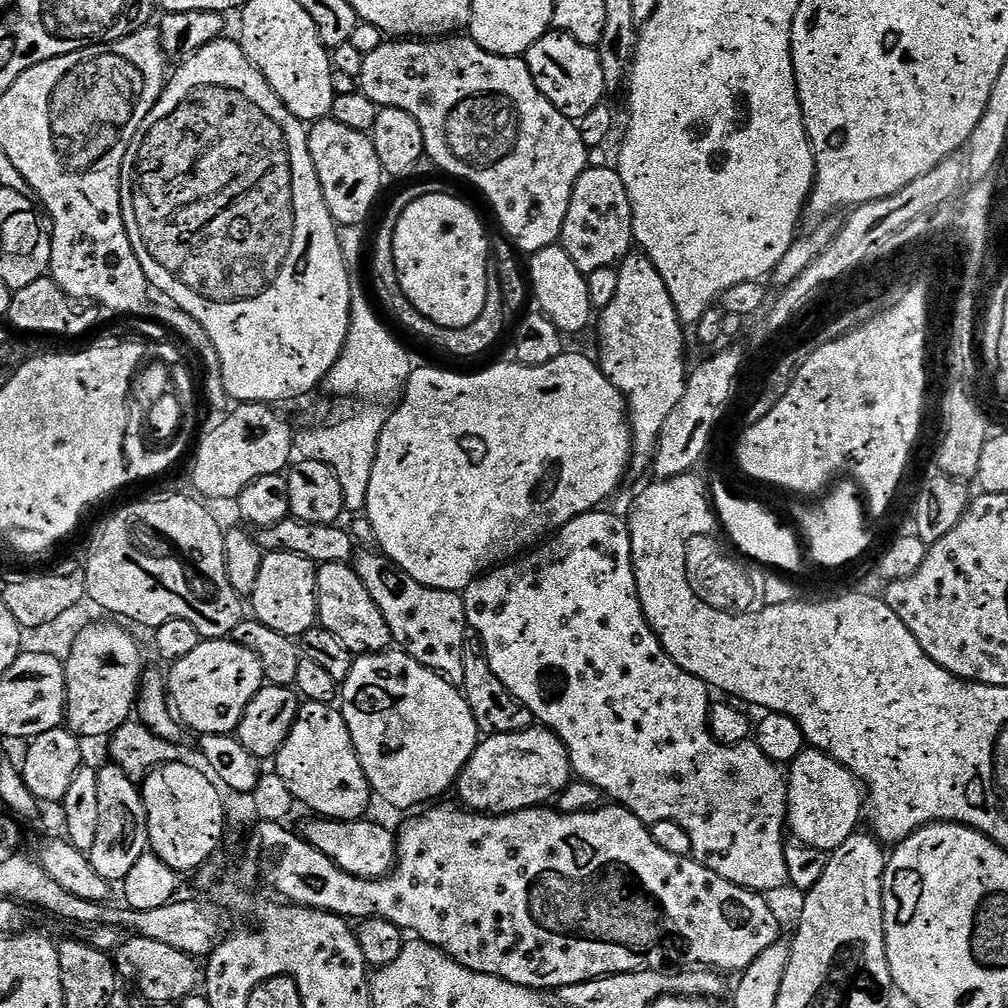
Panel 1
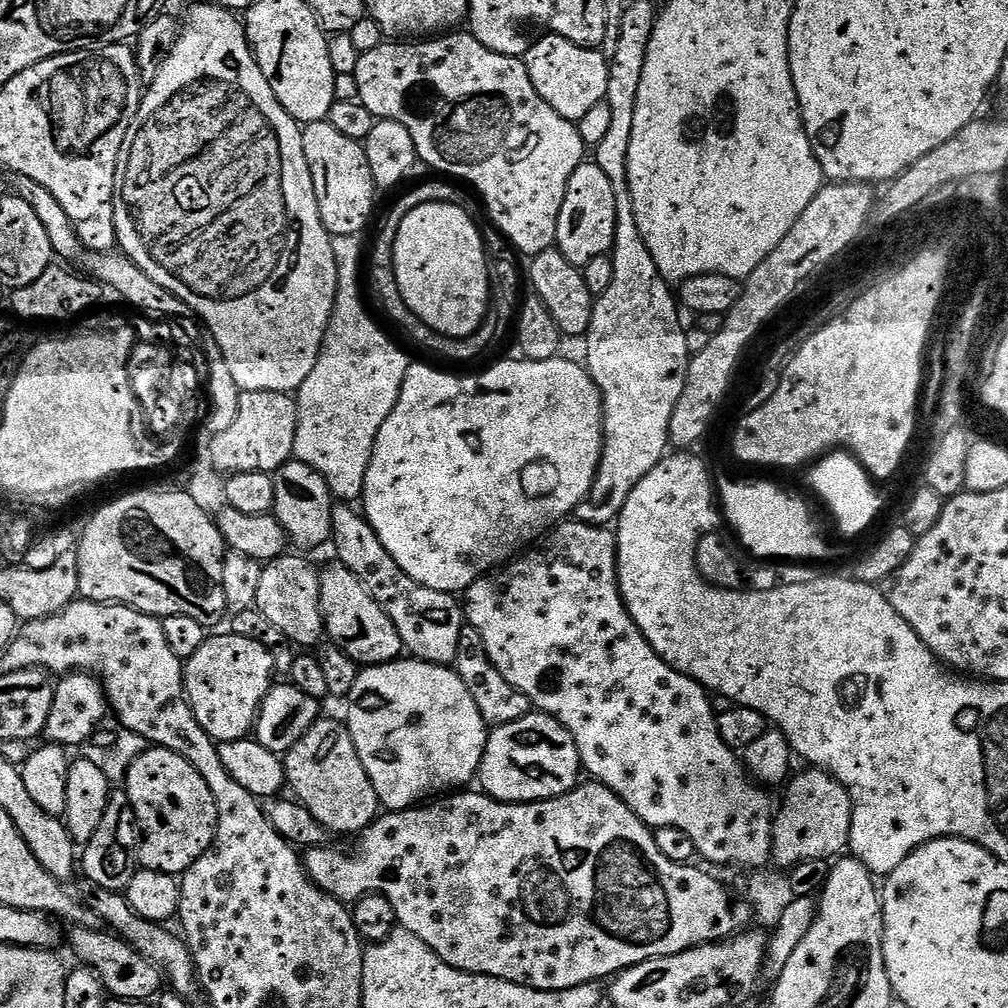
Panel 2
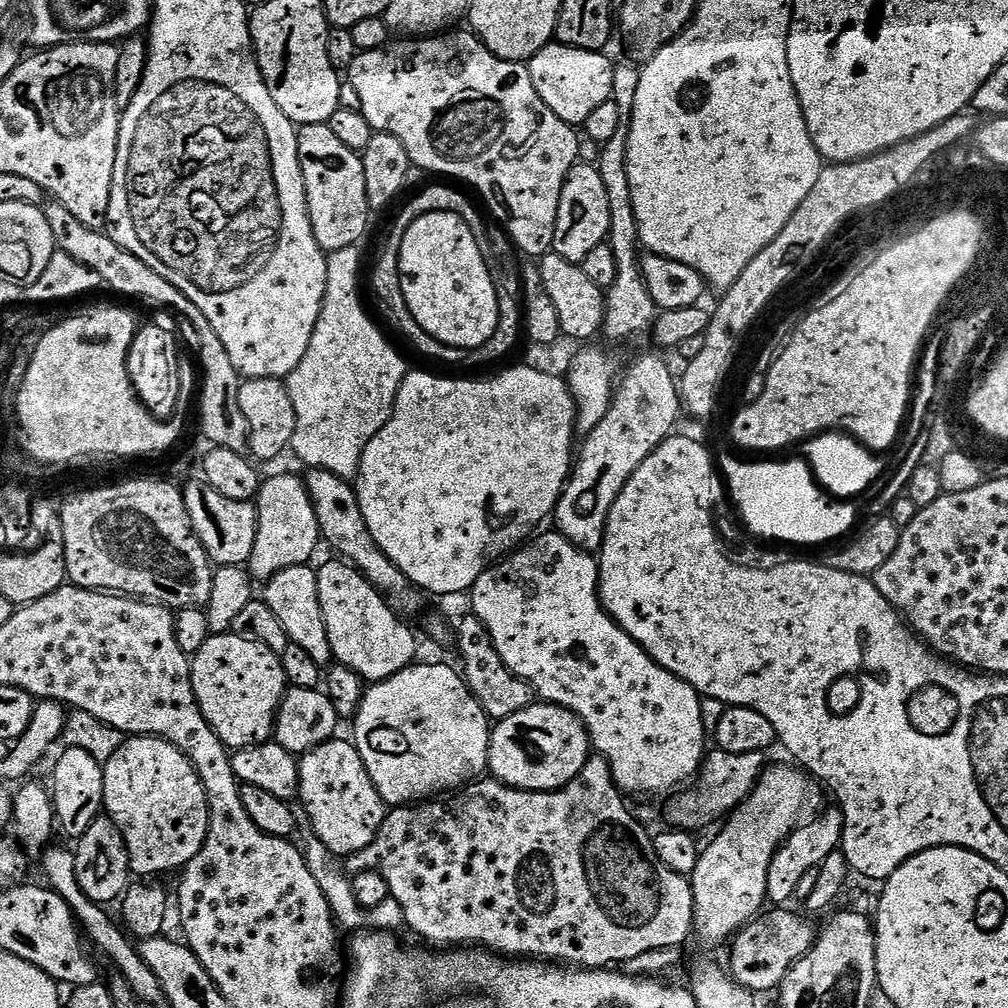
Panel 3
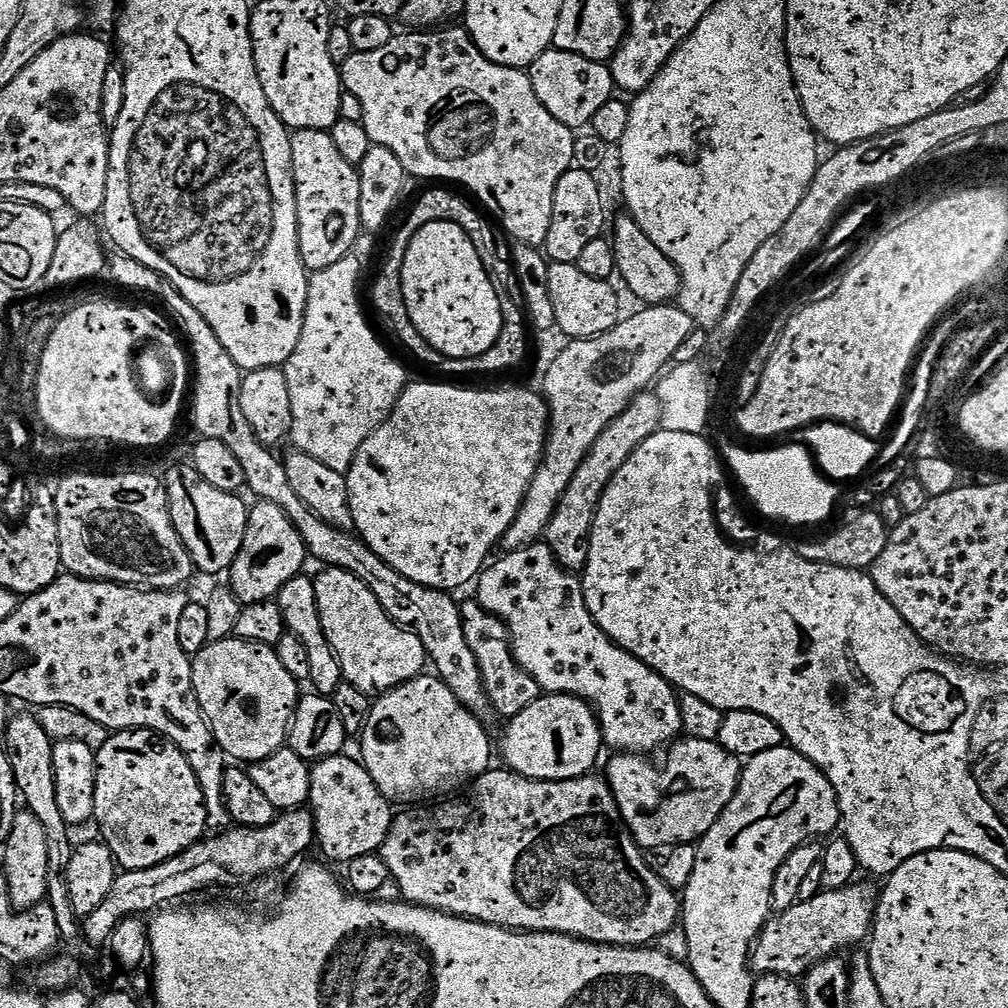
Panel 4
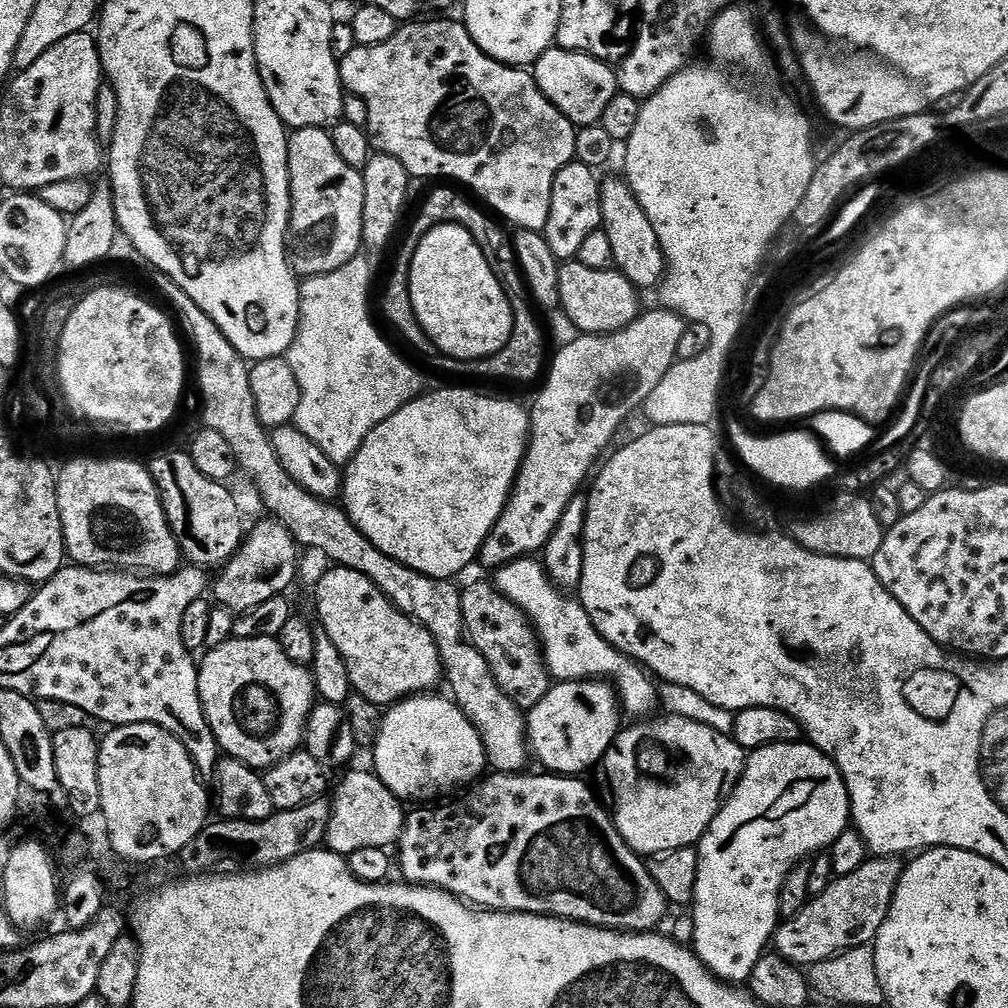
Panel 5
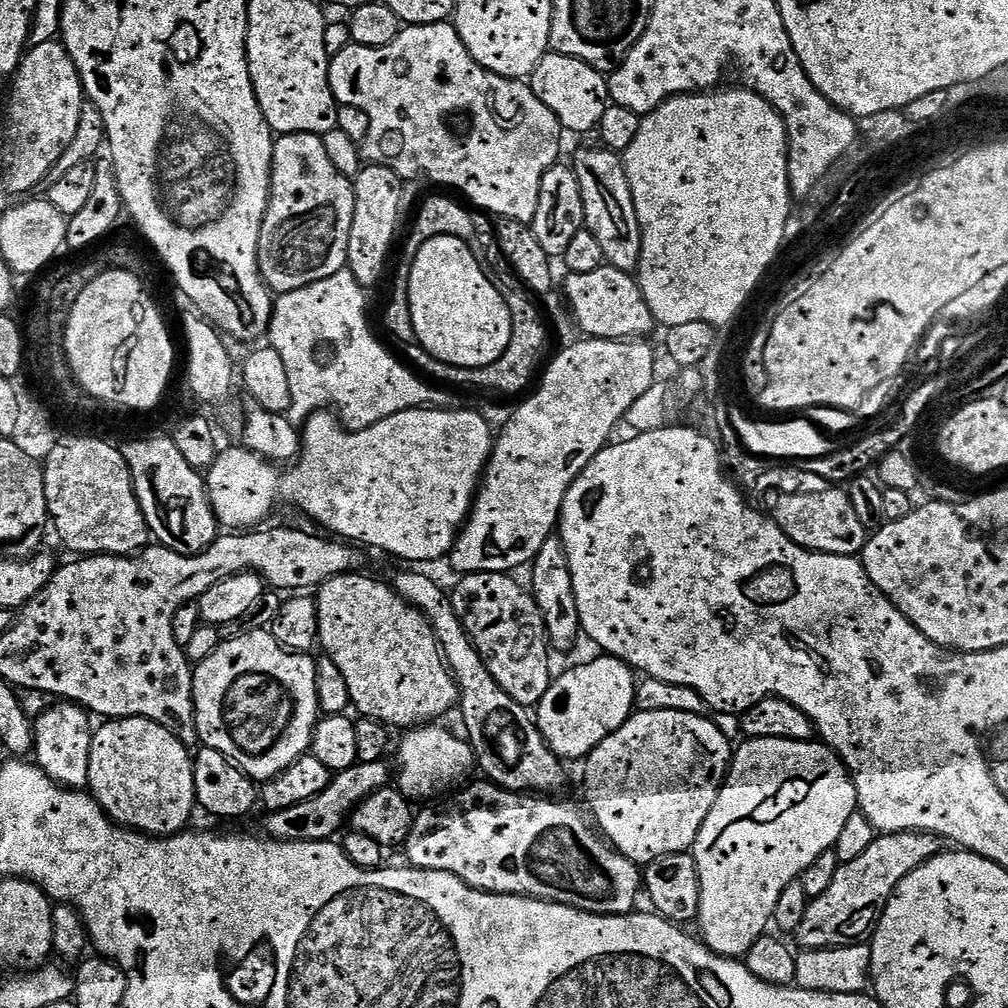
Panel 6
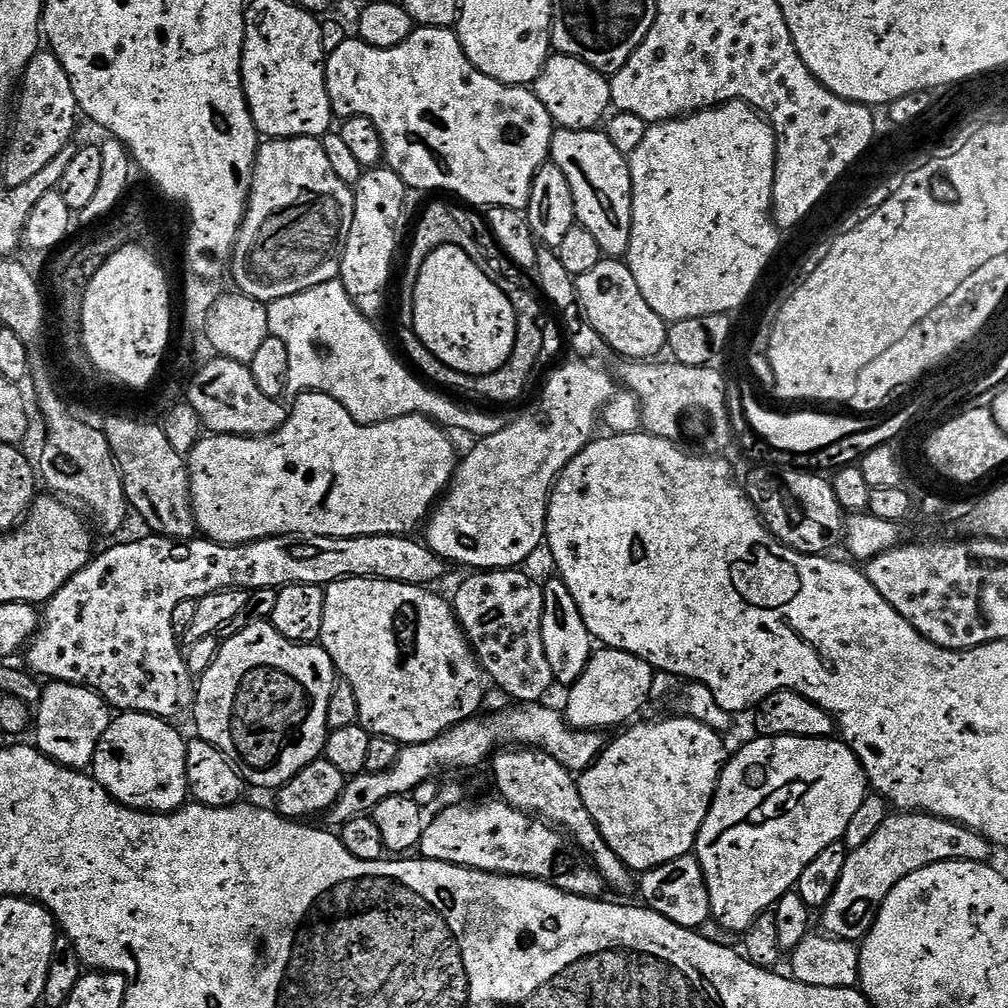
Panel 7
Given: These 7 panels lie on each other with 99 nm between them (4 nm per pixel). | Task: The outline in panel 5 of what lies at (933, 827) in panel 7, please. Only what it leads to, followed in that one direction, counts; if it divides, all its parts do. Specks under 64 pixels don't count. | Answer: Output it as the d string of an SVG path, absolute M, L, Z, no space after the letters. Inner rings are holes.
M899 855L877 856L865 860L858 870L854 870L854 874L836 876L822 894L809 899L797 916L787 917L777 927L775 951L792 964L811 966L848 948L872 944L886 918L905 867L905 861Z

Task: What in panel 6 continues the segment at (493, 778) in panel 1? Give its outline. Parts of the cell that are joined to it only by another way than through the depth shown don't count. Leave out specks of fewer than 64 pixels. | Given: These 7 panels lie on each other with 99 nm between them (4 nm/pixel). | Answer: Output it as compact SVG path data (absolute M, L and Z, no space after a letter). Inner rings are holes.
M597 655L597 660L588 660L573 672L564 672L555 677L546 694L534 708L536 729L561 760L583 761L614 730L624 725L636 708L638 676L631 664L616 656Z

